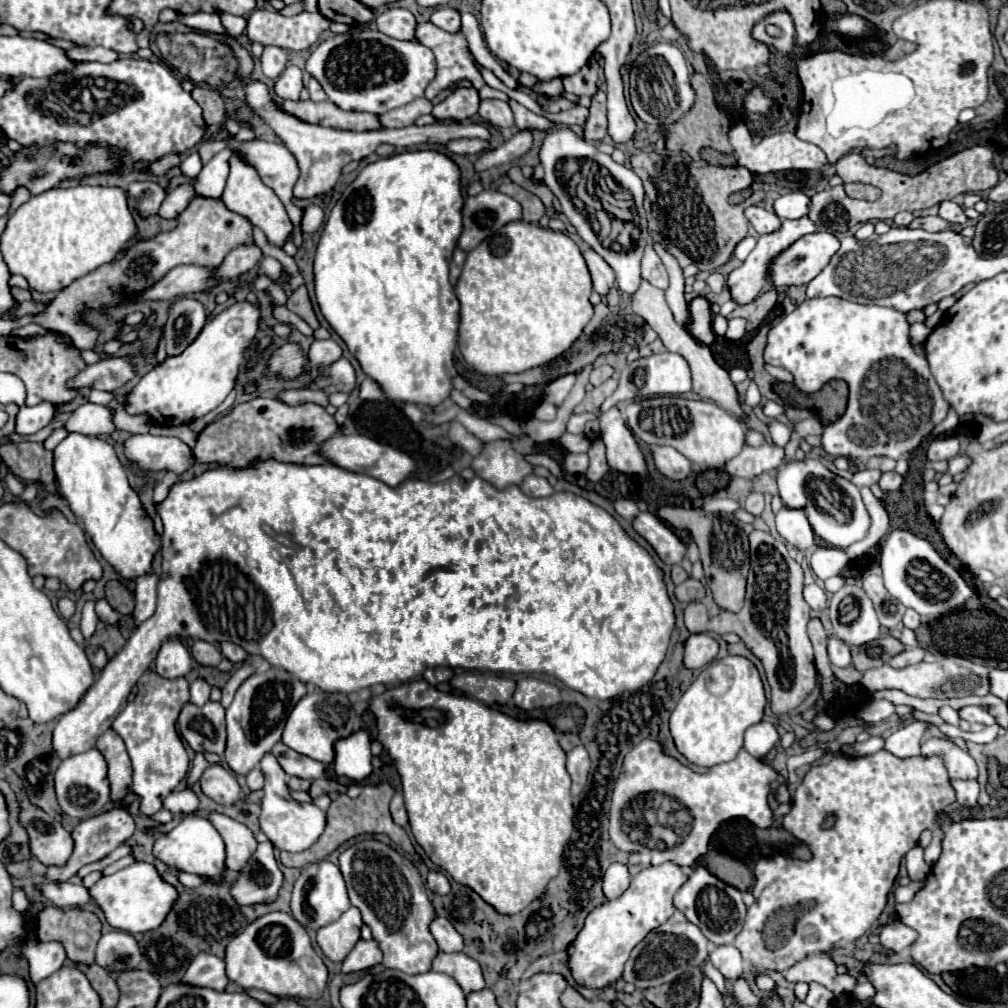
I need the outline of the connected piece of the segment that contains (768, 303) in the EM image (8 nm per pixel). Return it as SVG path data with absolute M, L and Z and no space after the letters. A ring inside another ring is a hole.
M773 289L765 291L755 301L751 301L747 305L739 305L731 315L727 315L727 319L743 317L743 319L747 319L747 331L755 331L767 319L775 301L777 301L777 293Z

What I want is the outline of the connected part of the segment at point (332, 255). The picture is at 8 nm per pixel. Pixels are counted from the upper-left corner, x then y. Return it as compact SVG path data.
M431 149L405 151L405 153L397 153L397 155L391 155L387 159L381 159L381 161L367 165L359 173L359 177L347 185L347 189L343 191L341 199L333 207L333 213L329 215L325 229L321 233L317 253L315 253L315 295L317 295L321 315L333 327L333 331L345 341L349 353L359 361L363 373L367 377L371 377L373 381L377 381L381 391L393 401L437 407L439 403L447 401L451 395L453 377L457 377L455 347L457 347L457 337L459 337L461 303L459 303L459 299L457 299L457 295L449 283L447 259L451 259L453 249L457 245L457 239L463 231L461 207L463 207L463 197L461 197L461 185L459 185L459 167L447 155L443 155L439 151L431 151Z

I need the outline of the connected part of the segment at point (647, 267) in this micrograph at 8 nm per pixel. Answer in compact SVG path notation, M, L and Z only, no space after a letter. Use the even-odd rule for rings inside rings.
M647 243L645 251L643 251L643 259L641 259L641 273L643 279L649 281L651 285L659 287L659 289L667 289L667 271L665 265L661 263L661 257L657 255L653 243Z

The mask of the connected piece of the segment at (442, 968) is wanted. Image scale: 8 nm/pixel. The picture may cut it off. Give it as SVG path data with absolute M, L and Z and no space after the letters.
M439 951L435 955L435 959L433 959L431 969L439 971L439 973L447 973L449 977L453 977L461 985L461 989L465 993L485 987L479 963L475 959L469 959L461 951L459 953L443 953L443 951Z

